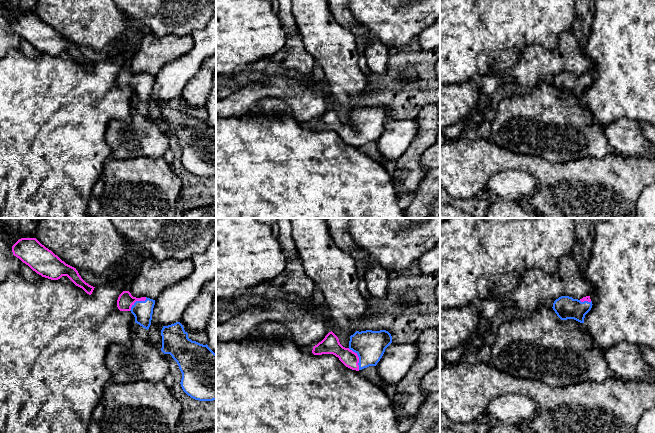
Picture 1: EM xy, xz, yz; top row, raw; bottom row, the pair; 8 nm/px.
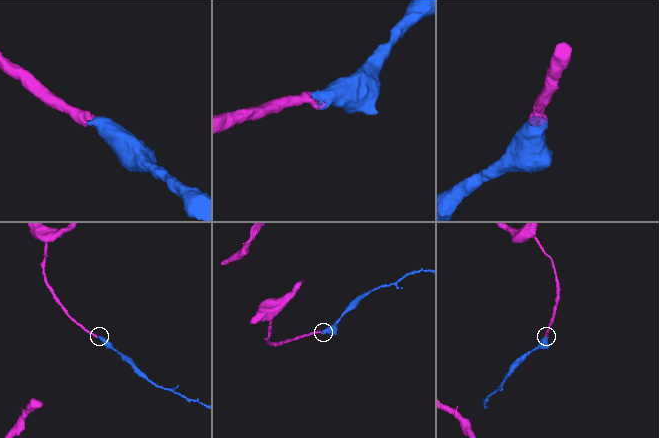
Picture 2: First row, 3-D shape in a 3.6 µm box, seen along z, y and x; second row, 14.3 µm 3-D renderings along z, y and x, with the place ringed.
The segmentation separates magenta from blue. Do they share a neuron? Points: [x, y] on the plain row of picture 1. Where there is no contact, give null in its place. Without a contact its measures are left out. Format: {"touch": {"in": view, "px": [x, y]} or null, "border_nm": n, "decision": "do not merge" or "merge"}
{"touch": {"in": "xz", "px": [358, 134]}, "border_nm": 200, "decision": "merge"}

